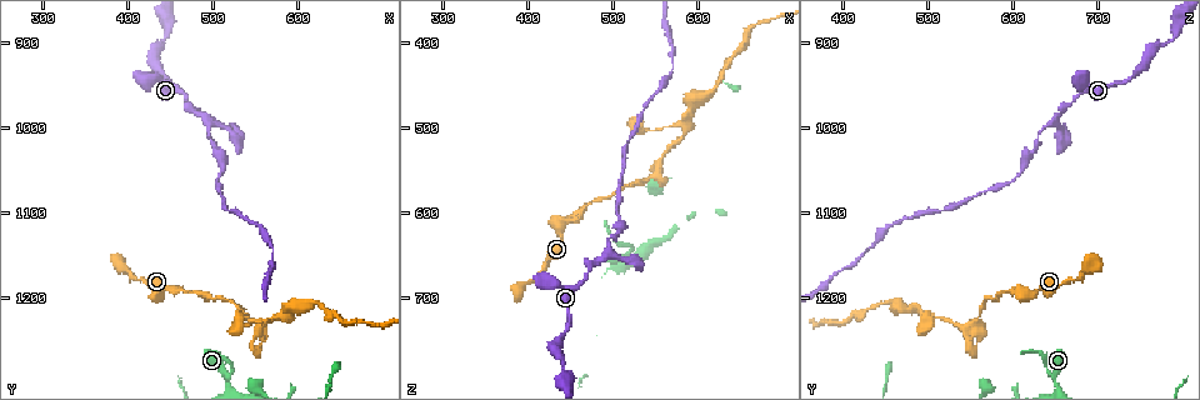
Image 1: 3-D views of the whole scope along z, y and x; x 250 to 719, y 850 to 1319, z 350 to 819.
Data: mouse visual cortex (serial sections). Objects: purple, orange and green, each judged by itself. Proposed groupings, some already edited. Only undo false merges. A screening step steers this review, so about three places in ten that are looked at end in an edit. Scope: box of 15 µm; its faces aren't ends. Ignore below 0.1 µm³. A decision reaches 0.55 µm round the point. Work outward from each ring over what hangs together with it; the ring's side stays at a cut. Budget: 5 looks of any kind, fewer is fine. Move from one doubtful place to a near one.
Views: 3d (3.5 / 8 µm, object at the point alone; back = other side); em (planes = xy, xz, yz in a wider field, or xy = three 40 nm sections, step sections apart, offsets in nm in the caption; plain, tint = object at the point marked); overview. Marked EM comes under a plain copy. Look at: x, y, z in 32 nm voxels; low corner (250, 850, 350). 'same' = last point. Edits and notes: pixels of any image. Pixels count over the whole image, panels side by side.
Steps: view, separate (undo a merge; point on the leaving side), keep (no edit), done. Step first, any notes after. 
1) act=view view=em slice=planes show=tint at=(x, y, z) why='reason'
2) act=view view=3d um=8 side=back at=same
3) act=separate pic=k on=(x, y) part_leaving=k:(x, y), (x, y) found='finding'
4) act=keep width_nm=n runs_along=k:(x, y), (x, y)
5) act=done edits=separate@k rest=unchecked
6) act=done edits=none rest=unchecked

act=view view=em slice=planes show=tint at=(460, 1190, 600) why='sharp bend'

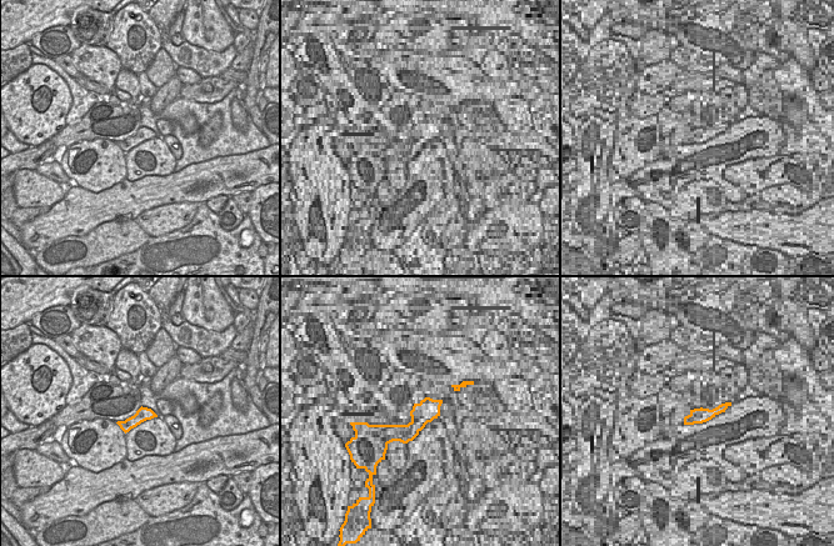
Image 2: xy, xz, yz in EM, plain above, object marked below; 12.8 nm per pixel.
act=view view=3d um=3.5 at=same why='wider look'

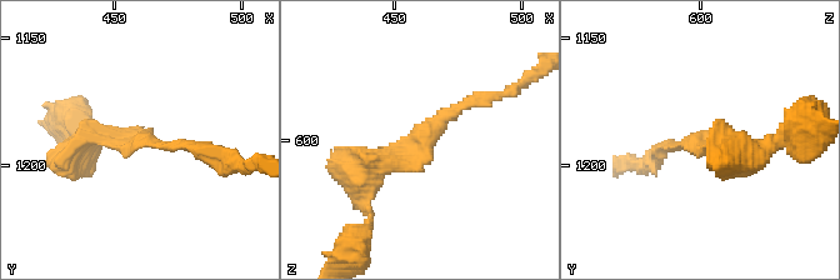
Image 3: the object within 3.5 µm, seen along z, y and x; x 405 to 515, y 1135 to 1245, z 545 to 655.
act=keep arm_widths_nm=150,300 found='continuous, no second cell'

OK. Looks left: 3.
act=view view=3d um=3.5 at=(585, 1220, 495) why='two arms in line, one across'

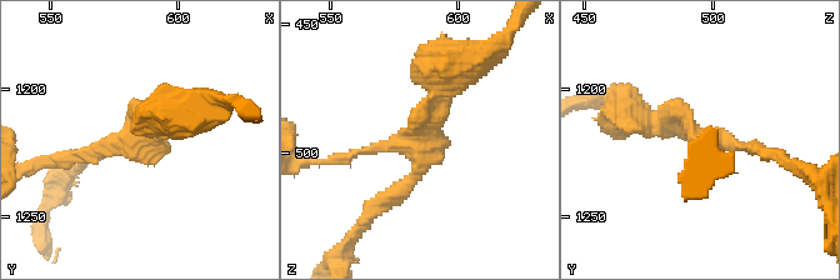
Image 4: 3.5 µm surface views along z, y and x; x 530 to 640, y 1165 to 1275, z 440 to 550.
act=view view=em slice=xy step=3 show=tint at=(586, 1220, 498) why='now the EM'

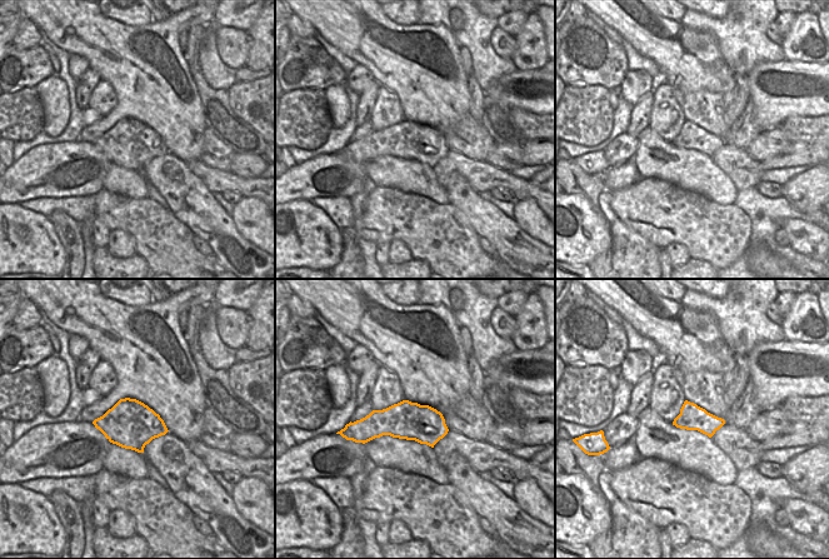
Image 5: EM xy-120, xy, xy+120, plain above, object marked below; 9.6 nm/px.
act=view view=em slice=planes show=tint at=same

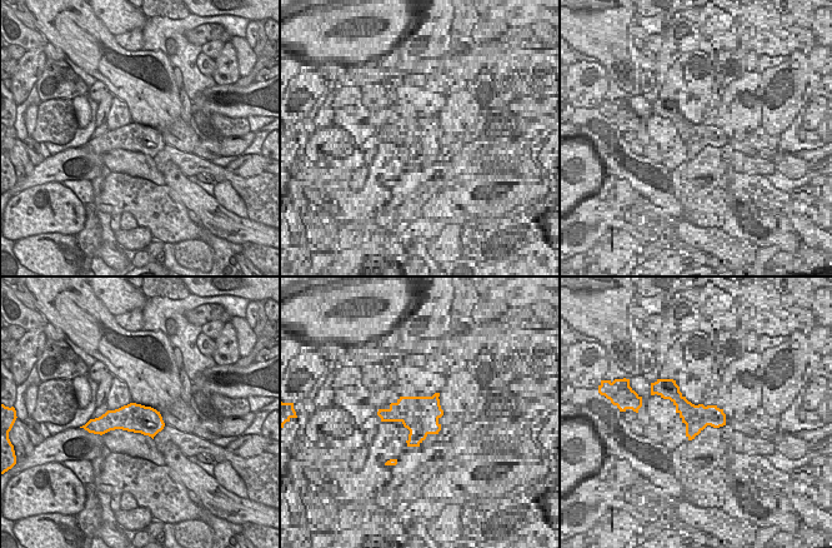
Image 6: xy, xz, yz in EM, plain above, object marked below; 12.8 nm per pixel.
act=keep runs_along=4:(374, 209), (420, 166), (443, 78) found='continuous, no second cell'

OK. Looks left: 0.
act=done edits=none rest=unchecked

